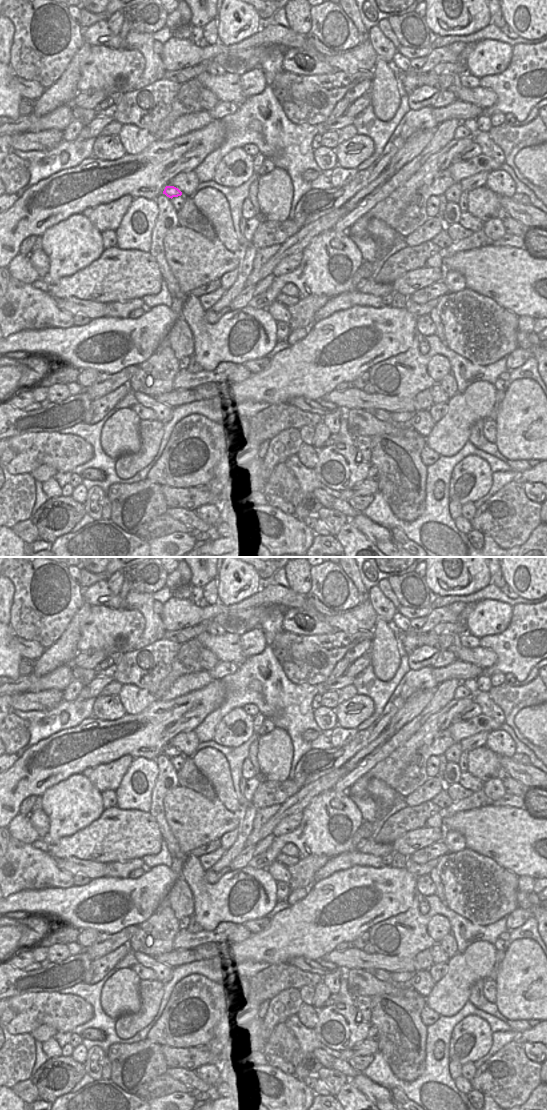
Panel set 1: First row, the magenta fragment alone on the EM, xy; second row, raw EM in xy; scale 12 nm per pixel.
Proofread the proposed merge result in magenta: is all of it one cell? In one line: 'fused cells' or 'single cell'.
single cell

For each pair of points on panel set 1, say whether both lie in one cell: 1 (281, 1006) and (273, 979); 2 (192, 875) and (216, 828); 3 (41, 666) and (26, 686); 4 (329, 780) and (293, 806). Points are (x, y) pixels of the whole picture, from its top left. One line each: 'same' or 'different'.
1: different
2: different
3: different
4: same

